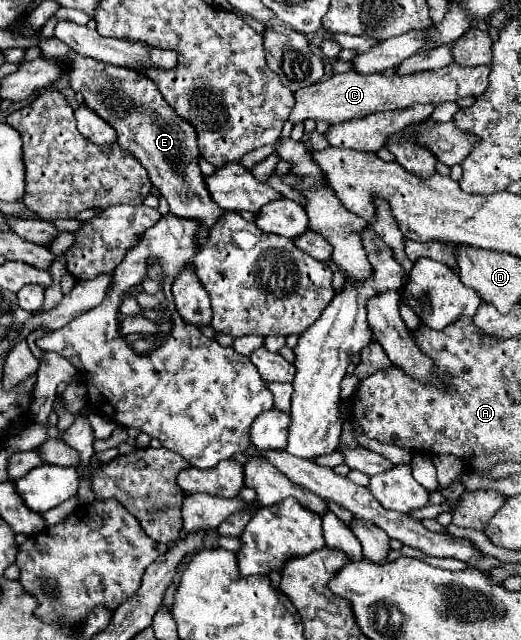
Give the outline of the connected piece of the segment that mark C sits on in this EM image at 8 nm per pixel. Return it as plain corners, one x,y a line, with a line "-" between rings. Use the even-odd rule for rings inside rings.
451,64
435,72
417,72
417,74
333,74
329,80
301,88
295,92
297,104
291,110
289,120
299,124
307,118
325,120
329,124
345,122
351,118
363,118
367,114
383,112
383,110
397,110
409,108
415,104
443,104
443,102
457,102
467,96
479,96
489,86
489,66
473,66
465,68
461,64

